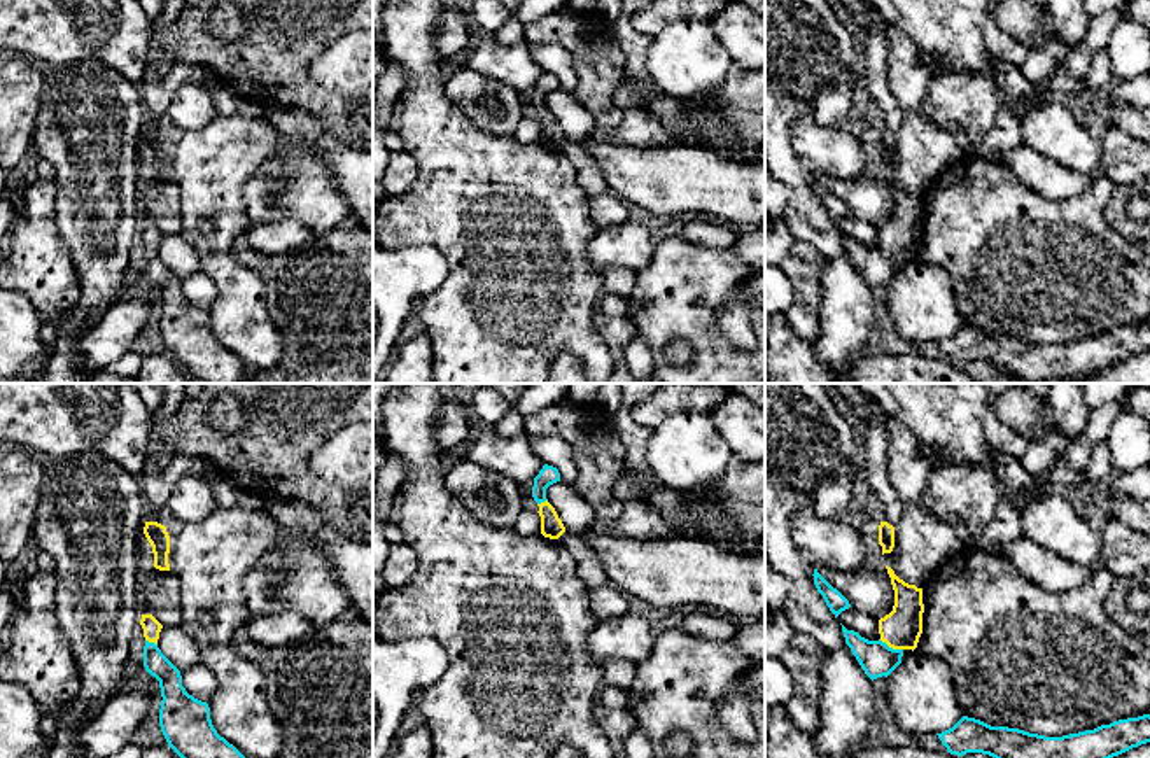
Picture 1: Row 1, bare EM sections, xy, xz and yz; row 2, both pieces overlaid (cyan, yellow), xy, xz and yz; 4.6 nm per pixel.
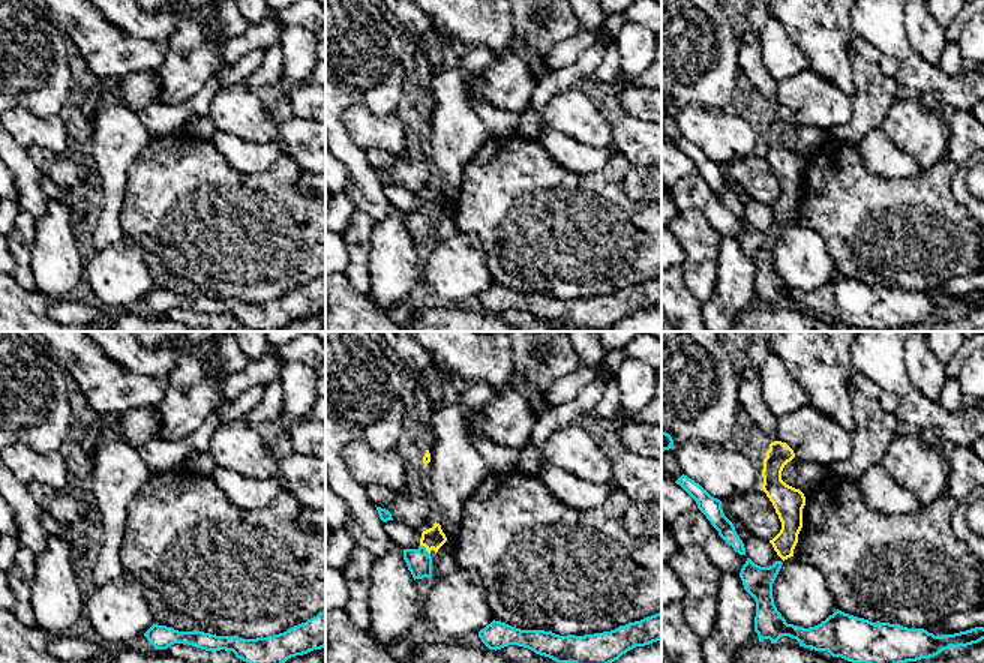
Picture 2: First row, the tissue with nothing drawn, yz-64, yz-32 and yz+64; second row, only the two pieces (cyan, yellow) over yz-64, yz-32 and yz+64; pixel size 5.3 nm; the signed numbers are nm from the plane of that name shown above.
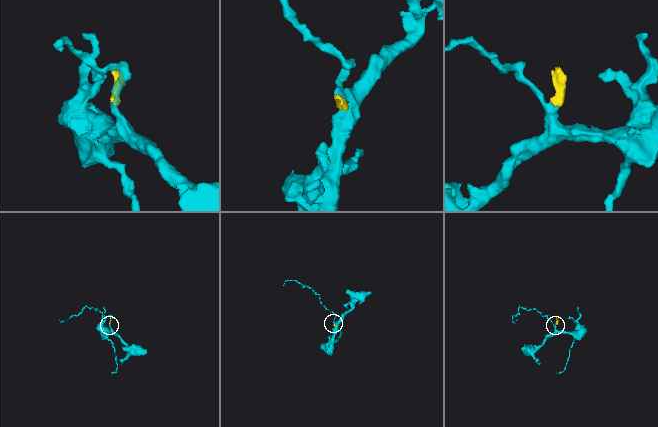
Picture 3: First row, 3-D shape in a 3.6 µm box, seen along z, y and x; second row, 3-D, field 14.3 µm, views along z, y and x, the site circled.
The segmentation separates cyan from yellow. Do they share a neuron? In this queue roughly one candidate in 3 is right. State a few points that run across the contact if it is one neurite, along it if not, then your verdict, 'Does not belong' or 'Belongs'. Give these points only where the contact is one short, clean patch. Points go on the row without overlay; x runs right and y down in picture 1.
Line: yz (877, 266), (891, 256), (900, 237). Belongs

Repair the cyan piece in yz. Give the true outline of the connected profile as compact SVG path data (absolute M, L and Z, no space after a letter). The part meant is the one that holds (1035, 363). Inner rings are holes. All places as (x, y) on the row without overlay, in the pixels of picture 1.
M1150 322L1118 327L1094 338L1062 345L1045 345L1019 336L991 334L980 327L963 324L952 336L936 341L950 362L982 361L1017 376L1026 383L1047 383L1052 380L1083 380L1104 368L1118 364L1132 355L1150 350Z

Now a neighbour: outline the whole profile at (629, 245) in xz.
M632 222L600 229L588 243L588 259L602 271L618 266L632 271L646 268L655 254L649 224Z

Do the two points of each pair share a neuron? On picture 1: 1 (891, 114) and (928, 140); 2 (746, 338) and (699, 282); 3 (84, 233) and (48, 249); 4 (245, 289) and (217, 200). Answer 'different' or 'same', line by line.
1: different
2: different
3: different
4: same

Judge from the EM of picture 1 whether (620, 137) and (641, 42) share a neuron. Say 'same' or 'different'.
same

